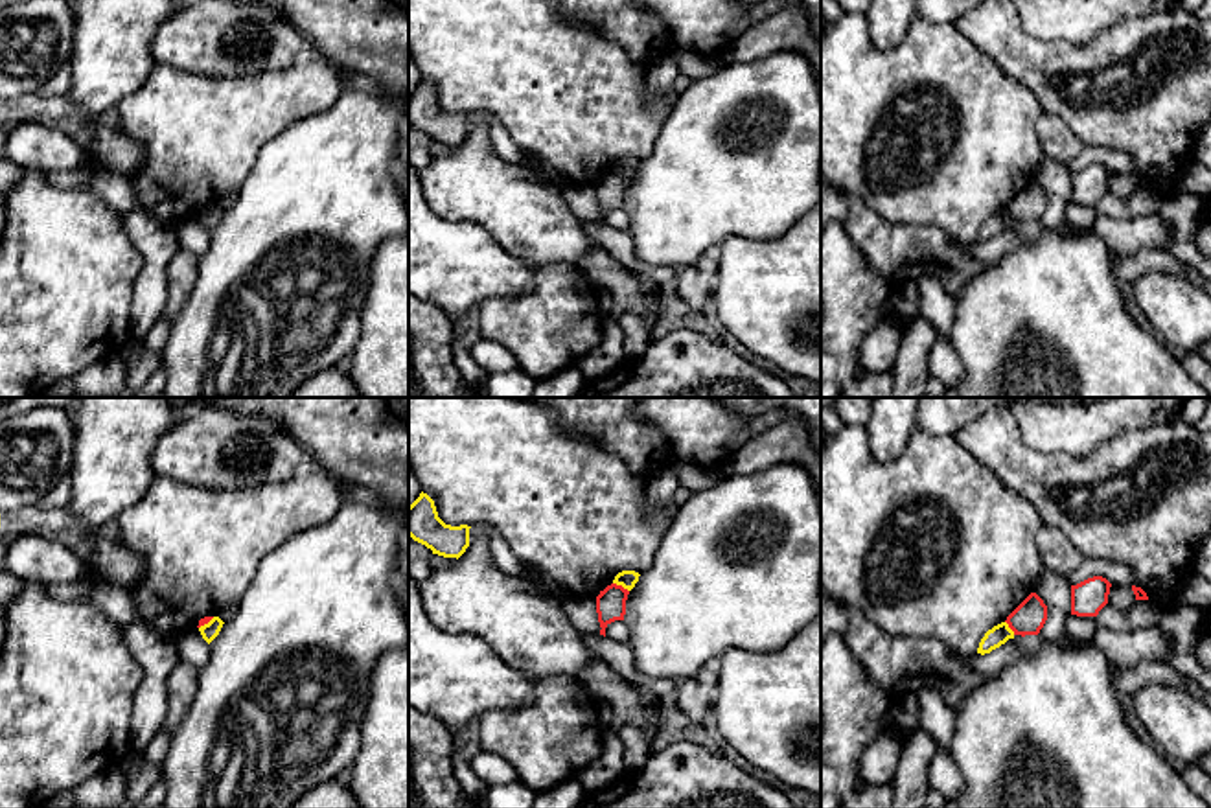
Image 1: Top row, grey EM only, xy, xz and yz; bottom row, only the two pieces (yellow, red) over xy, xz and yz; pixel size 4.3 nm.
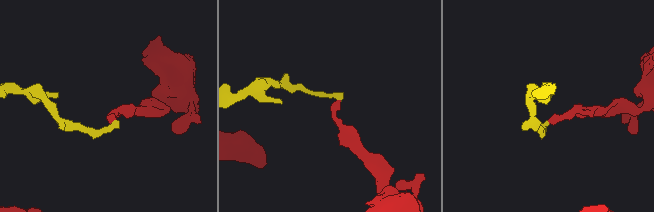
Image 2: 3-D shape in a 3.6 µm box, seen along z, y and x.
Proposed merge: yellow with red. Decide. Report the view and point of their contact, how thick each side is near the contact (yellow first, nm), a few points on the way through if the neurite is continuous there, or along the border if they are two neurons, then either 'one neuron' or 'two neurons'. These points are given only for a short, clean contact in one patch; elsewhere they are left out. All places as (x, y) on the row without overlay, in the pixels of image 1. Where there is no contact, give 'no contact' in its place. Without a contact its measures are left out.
meets yellow in xz at (621, 172); 80 nm thick on the yellow side, 130 nm on the other; border along xz (613, 170), (628, 179); two neurons

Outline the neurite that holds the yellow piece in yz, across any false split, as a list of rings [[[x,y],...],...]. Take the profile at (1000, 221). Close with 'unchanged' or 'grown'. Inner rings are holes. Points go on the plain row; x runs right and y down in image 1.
[[[1001,210],[985,221],[979,230],[977,241],[990,241],[992,237],[1005,232],[1009,226],[1014,226],[1014,219],[1009,215],[1007,210]]]; unchanged

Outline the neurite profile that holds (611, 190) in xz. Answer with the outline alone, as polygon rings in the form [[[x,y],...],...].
[[[611,171],[596,184],[596,201],[600,210],[600,223],[606,225],[606,215],[615,208],[624,208],[626,188],[629,179],[622,173]]]

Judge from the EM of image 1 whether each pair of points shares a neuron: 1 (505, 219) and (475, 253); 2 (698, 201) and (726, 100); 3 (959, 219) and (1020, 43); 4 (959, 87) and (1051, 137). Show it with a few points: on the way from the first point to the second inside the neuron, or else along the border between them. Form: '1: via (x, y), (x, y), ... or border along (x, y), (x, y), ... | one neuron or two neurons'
1: border along (451, 218), (479, 223), (505, 249), (525, 262) | two neurons
2: via (709, 175), (711, 126) | one neuron
3: border along (976, 46), (1003, 72), (1018, 80), (1040, 103) | two neurons
4: border along (1042, 113), (1038, 118), (1038, 140), (1046, 155) | two neurons

